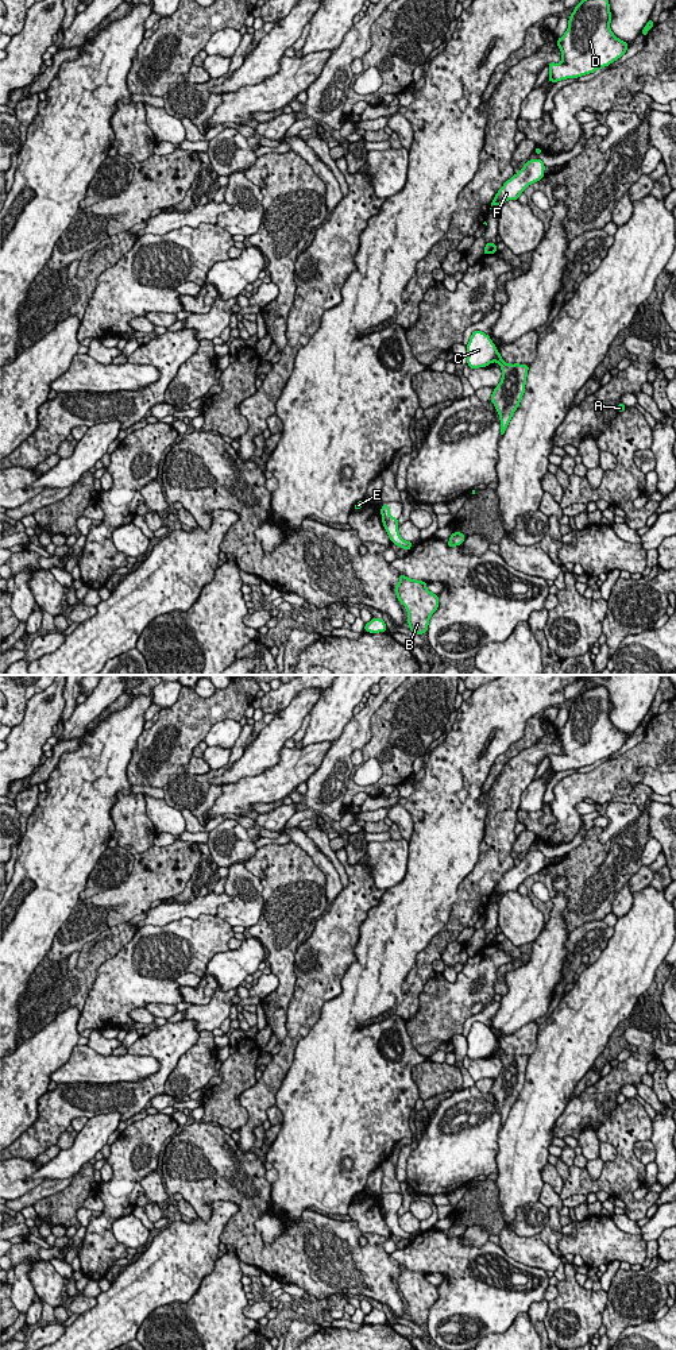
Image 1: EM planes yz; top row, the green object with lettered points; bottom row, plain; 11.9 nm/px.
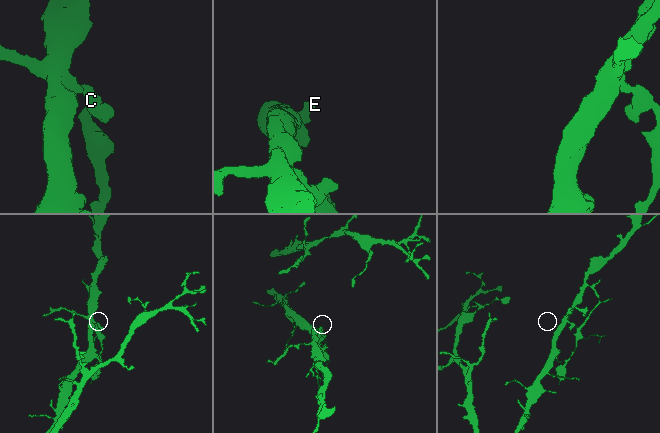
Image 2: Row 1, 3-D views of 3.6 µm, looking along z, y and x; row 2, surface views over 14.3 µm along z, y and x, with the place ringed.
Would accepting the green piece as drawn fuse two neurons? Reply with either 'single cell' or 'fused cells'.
fused cells

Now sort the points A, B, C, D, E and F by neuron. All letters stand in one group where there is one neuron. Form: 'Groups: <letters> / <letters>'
Groups: A B / C D E F

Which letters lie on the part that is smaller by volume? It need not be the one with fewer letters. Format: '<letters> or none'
A, B

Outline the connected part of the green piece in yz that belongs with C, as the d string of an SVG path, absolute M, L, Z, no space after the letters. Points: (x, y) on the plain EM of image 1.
M474 1022L467 1035L467 1056L474 1061L486 1058L494 1053L497 1040L488 1026L482 1022Z

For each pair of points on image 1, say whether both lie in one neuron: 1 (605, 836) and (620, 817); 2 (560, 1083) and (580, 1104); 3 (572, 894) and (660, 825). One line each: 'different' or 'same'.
1: same
2: different
3: different

